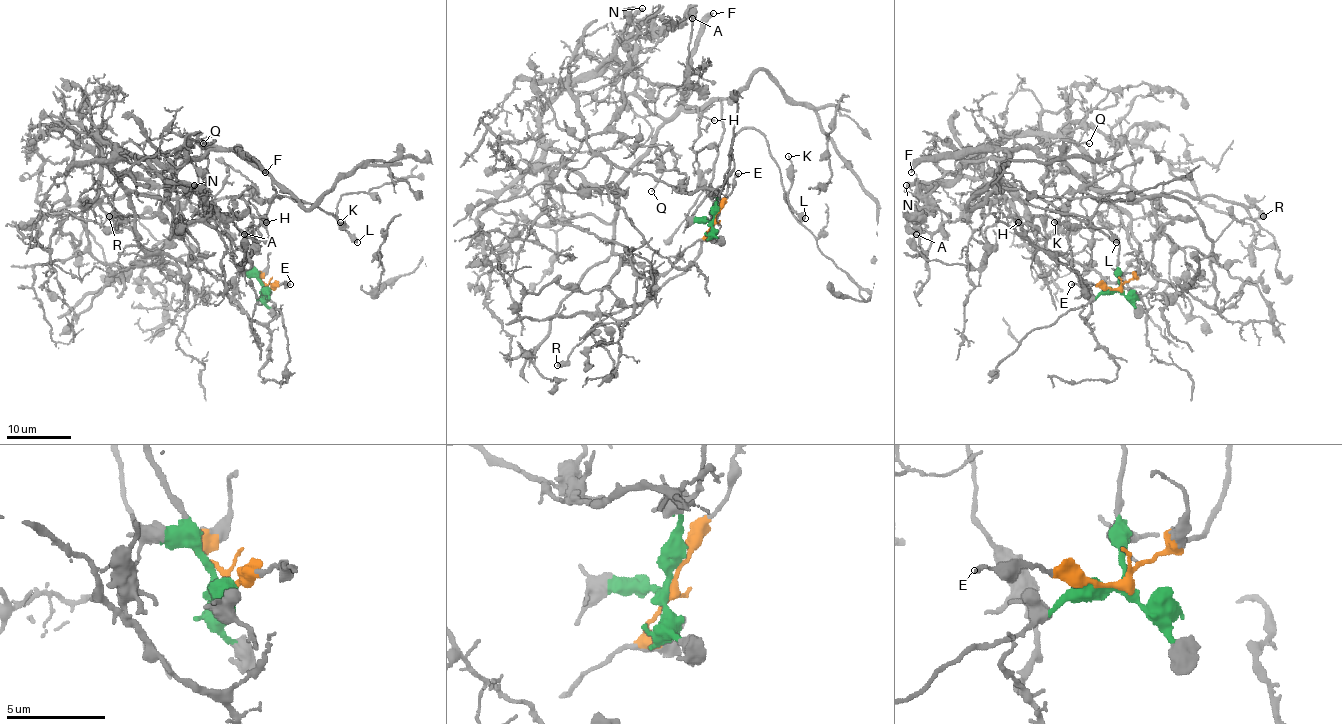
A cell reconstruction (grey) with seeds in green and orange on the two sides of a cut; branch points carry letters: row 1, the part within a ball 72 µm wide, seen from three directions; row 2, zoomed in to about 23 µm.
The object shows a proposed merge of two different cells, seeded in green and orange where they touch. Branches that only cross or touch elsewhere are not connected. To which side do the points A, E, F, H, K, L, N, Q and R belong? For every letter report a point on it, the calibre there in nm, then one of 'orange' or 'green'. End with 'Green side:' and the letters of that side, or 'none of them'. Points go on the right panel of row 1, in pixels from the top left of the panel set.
A: (916, 234) | 200 nm | green
E: (1071, 284) | 200 nm | orange
F: (911, 172) | 320 nm | green
H: (1018, 222) | 120 nm | green
K: (1054, 222) | 130 nm | orange
L: (1116, 242) | 550 nm | orange
N: (906, 185) | 280 nm | green
Q: (1089, 143) | 120 nm | green
R: (1263, 216) | 500 nm | orange
Green side: A, F, H, N, Q

